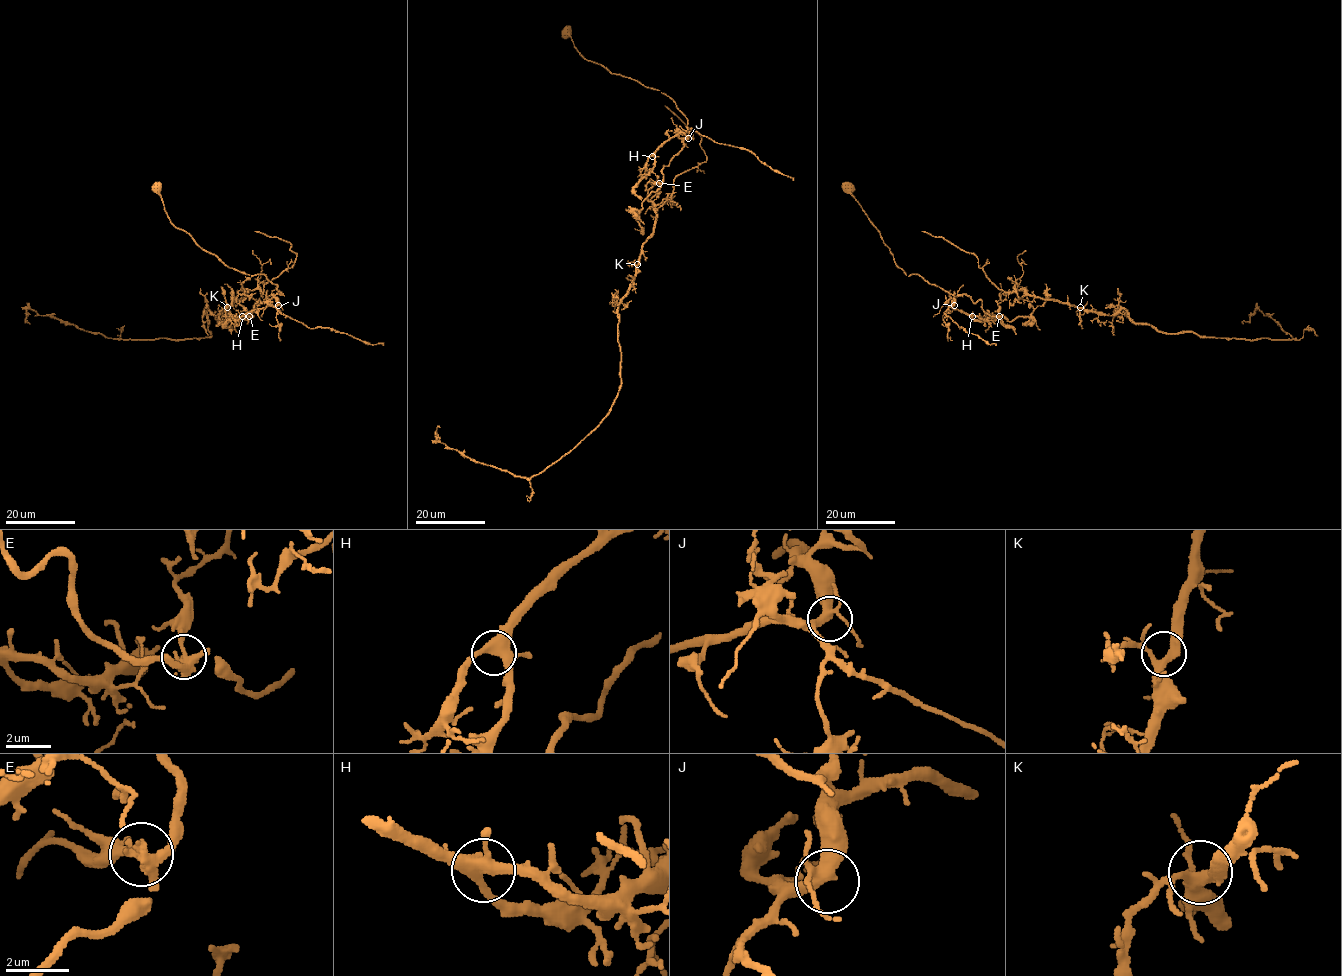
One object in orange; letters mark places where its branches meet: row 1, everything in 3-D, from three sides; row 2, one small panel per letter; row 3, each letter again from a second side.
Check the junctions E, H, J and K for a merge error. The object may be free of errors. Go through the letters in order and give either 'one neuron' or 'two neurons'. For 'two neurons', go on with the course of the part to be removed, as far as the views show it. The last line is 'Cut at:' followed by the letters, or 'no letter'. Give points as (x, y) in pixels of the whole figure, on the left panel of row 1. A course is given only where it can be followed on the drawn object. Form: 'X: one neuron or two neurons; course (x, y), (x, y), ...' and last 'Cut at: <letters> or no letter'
E: two neurons; course (249, 316), (239, 290), (220, 314), (209, 309), (210, 336), (199, 338), (108, 338), (29, 309), (30, 324)
H: one neuron
J: one neuron
K: one neuron
Cut at: E

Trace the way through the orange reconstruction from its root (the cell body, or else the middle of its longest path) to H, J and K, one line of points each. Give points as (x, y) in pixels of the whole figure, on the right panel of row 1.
H: (848, 187), (889, 248), (896, 265), (906, 275), (917, 274), (953, 294), (954, 303), (949, 305), (972, 316)
J: (848, 187), (889, 248), (896, 265), (906, 275), (917, 274), (953, 294), (954, 305)
K: (848, 187), (906, 275), (981, 300), (991, 316), (999, 317), (998, 304), (1017, 290), (1080, 307)

